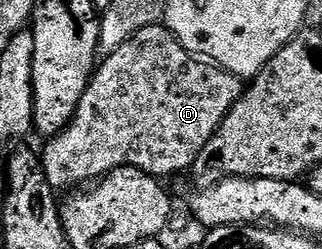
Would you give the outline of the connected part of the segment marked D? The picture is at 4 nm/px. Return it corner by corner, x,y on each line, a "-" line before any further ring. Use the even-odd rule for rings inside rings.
157,25
142,29
138,33
134,33
134,37
130,37
130,41
118,45
118,49
107,52
103,56
102,62
97,66
96,74
88,82
88,88
78,105
78,109
74,113
74,117
57,135
51,136
45,142
48,144
45,145
44,151
42,150
42,158
44,160
44,168
46,169
46,177
50,181
50,185
56,188
57,192
68,193
73,189
80,189
85,185
95,184
103,179
105,175
110,174
111,171
119,167
133,167
139,171
144,171
147,175
155,175
157,177
172,175
175,171
187,172
196,163
196,159
202,153
202,149
206,149
210,137
214,137
214,133
222,125
226,113
230,113
230,109
240,100
241,94
242,80
238,76
230,73
225,67
220,67
217,63
203,57
197,57
192,52
187,51
176,39
176,34
169,31
167,26

